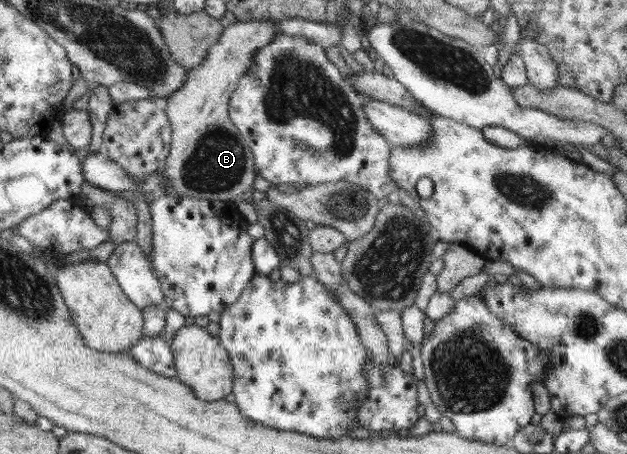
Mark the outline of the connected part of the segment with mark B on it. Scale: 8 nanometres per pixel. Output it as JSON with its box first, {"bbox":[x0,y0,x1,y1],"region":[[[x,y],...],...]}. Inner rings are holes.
{"bbox":[160,19,278,202],"region":[[[252,19],[247,22],[231,22],[224,27],[218,42],[209,47],[206,58],[197,67],[187,71],[182,87],[164,99],[163,106],[173,132],[169,156],[160,171],[165,177],[161,195],[177,194],[207,201],[236,202],[242,194],[252,190],[256,179],[255,160],[251,149],[245,144],[239,130],[230,120],[228,103],[230,95],[238,86],[240,77],[243,77],[252,65],[256,51],[271,43],[277,35],[278,29],[273,20]]]}

